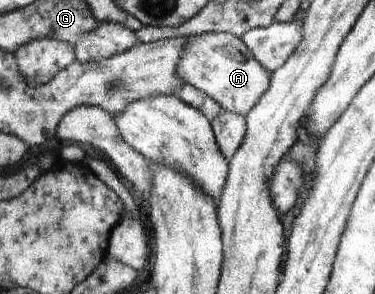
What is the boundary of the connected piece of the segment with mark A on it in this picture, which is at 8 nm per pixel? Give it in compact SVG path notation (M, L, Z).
M208 33L189 36L186 54L182 56L178 74L185 82L198 87L222 105L228 112L245 115L261 100L262 94L269 89L271 75L253 57L249 47L238 35L228 33Z

